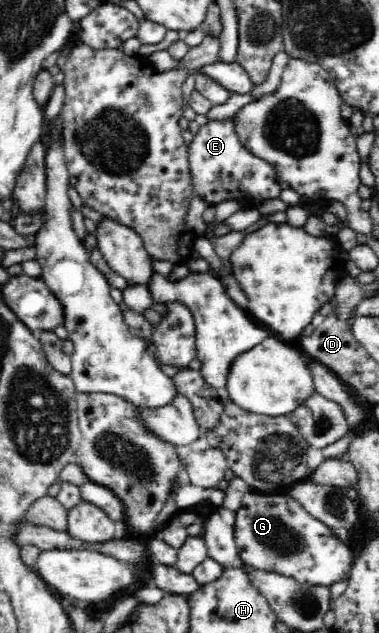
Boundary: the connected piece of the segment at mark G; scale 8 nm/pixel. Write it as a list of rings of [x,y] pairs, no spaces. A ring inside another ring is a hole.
[[[252,491],[245,494],[241,507],[236,511],[234,536],[240,561],[247,568],[277,573],[293,578],[297,583],[310,586],[331,587],[335,583],[348,581],[357,552],[349,542],[341,541],[328,525],[307,513],[306,509],[289,495],[289,491],[278,493]]]

